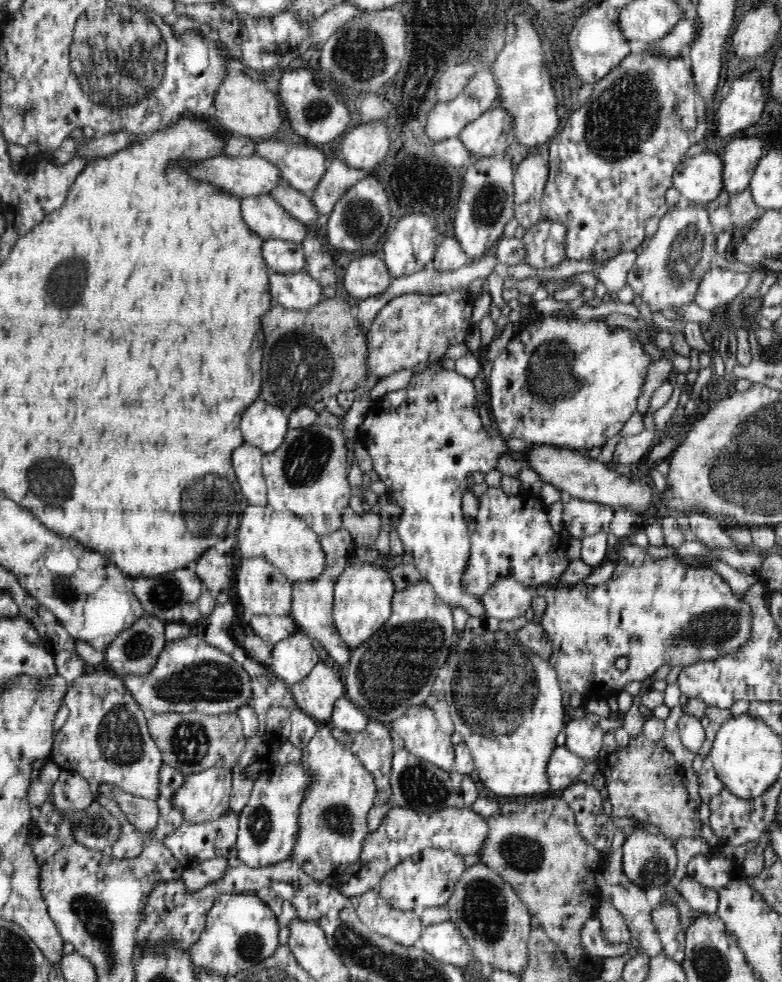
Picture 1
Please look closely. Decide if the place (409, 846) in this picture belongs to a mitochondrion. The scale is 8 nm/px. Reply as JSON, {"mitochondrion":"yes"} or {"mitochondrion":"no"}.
{"mitochondrion":"no"}

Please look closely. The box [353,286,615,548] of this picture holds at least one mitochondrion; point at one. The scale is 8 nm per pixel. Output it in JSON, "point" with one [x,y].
{"point":[559,377]}

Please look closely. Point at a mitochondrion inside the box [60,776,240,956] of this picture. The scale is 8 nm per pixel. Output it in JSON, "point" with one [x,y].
{"point":[95,828]}

